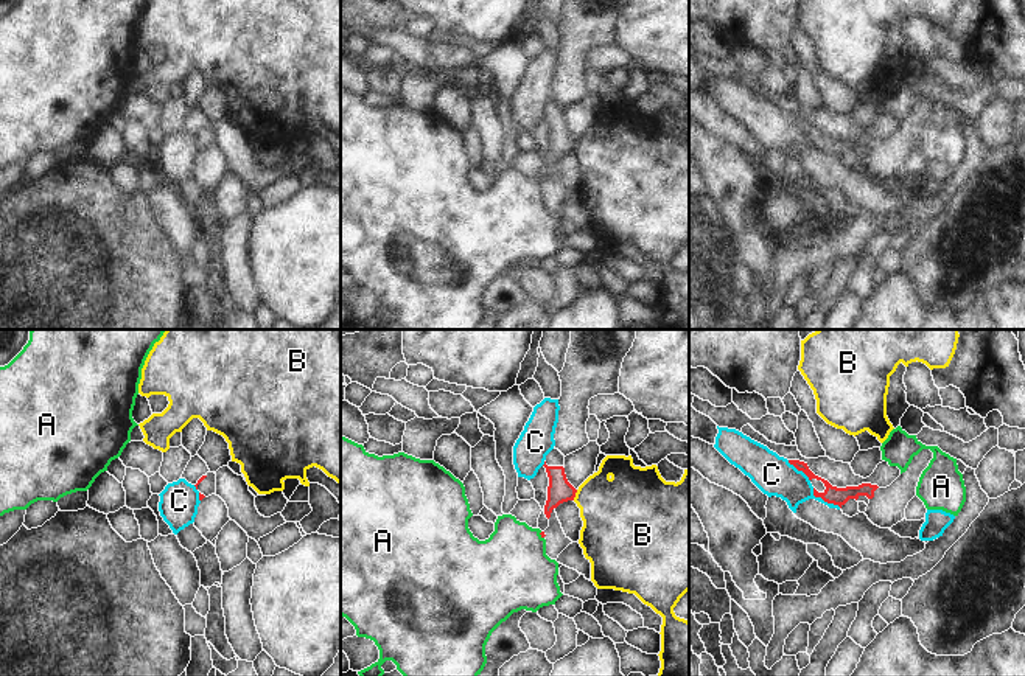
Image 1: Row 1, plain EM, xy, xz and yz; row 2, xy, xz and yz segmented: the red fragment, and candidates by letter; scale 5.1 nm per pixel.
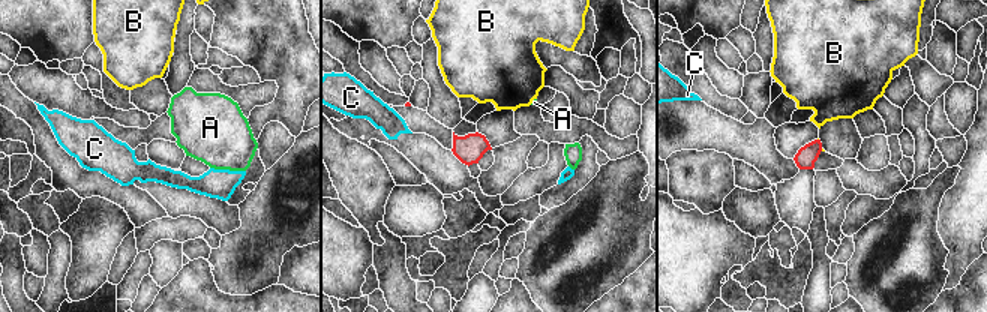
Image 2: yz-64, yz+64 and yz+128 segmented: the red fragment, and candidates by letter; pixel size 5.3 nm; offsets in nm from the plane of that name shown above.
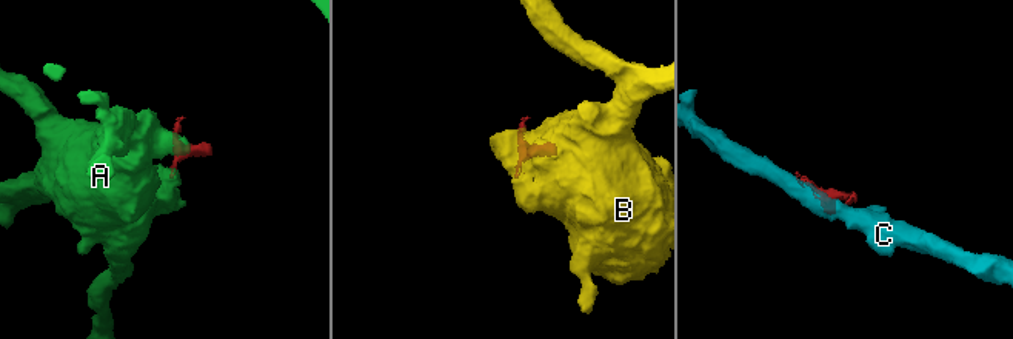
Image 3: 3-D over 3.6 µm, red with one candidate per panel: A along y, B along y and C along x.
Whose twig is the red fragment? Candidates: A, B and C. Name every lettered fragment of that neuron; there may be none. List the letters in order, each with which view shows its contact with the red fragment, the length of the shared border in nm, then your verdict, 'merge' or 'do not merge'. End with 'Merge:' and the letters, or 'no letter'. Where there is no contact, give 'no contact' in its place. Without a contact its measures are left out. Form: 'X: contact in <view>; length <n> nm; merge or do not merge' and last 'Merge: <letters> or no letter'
A: contact in xz; length 40 nm; do not merge
B: contact in xz; length 60 nm; do not merge
C: contact in yz; length 180 nm; do not merge
Merge: no letter

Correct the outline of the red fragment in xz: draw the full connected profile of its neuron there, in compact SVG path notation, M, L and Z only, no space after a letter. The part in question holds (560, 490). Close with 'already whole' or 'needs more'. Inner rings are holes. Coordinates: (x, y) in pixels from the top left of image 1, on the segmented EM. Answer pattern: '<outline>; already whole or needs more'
M554 448L546 455L543 466L549 477L547 500L544 505L544 514L549 519L549 527L540 535L546 539L546 555L551 559L557 559L558 555L572 544L572 541L565 535L555 508L563 502L574 500L577 490L566 479L563 468L565 455L558 449Z; needs more

